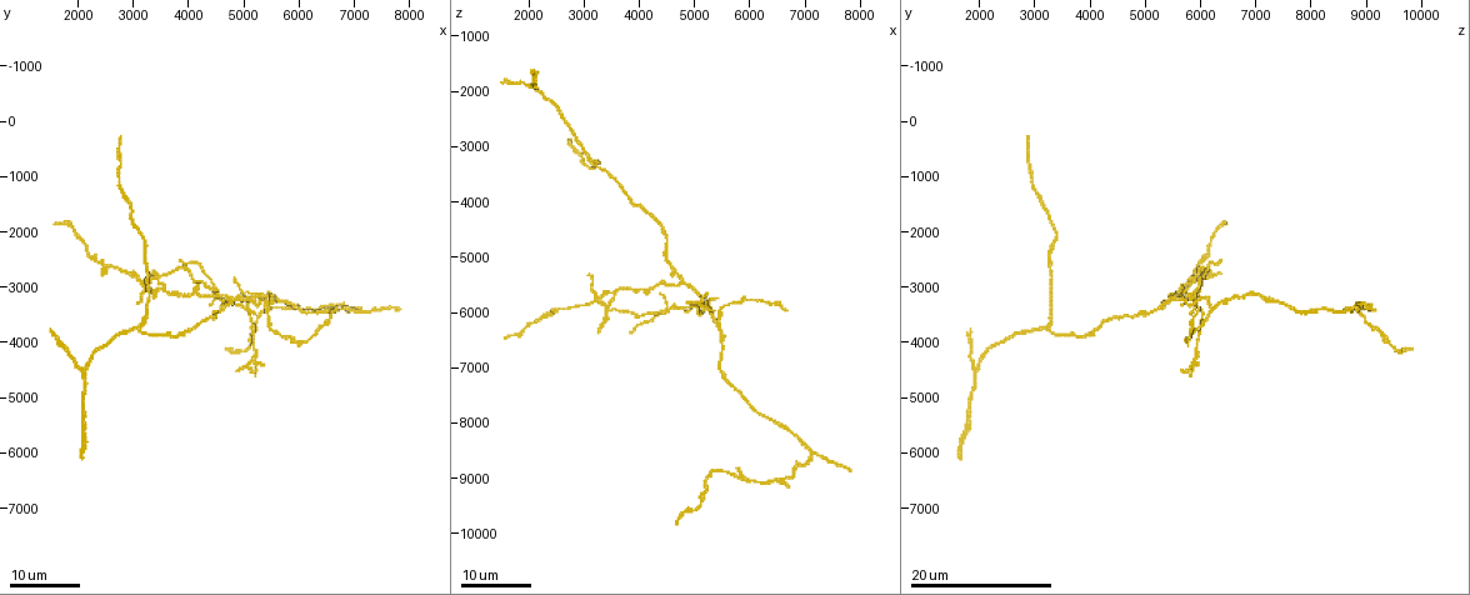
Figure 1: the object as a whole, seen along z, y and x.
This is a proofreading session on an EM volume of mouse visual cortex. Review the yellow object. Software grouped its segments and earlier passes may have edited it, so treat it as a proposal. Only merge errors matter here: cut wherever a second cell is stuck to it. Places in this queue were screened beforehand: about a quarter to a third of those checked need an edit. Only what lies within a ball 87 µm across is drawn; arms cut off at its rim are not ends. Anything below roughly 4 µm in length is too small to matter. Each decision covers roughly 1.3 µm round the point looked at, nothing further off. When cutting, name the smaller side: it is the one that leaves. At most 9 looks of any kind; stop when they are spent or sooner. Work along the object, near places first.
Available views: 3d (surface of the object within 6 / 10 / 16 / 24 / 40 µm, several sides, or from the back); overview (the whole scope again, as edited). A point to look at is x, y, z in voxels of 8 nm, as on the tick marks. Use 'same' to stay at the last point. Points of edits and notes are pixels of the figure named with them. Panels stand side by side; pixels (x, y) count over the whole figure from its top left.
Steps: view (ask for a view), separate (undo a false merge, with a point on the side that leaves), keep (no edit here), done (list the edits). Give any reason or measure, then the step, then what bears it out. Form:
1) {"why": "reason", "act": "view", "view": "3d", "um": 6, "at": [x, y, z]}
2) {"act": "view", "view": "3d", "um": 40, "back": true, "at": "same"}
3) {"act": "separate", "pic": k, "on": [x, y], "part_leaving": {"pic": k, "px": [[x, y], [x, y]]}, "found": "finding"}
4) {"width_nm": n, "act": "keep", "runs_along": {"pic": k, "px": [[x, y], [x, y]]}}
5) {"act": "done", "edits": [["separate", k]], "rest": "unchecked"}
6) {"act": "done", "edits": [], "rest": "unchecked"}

{"why": "arms part here", "act": "view", "view": "3d", "um": 24, "at": [2050, 4550, 1950]}

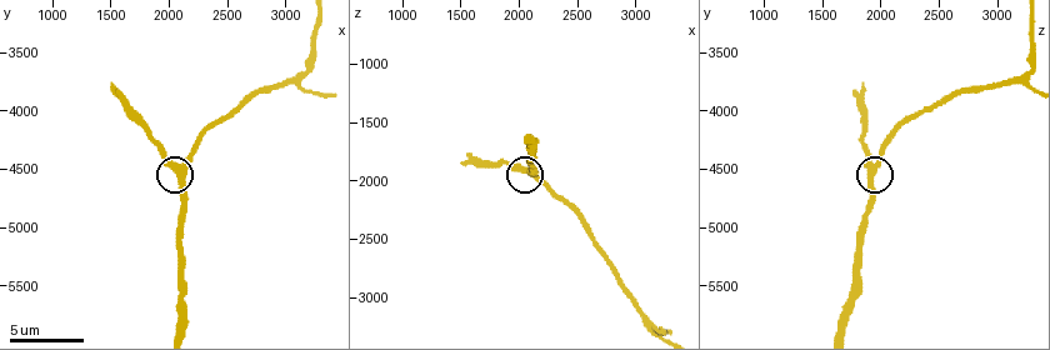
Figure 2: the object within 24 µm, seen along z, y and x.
{"why": "zoom in", "act": "view", "view": "3d", "um": 10, "at": [2040, 4500, 1920]}

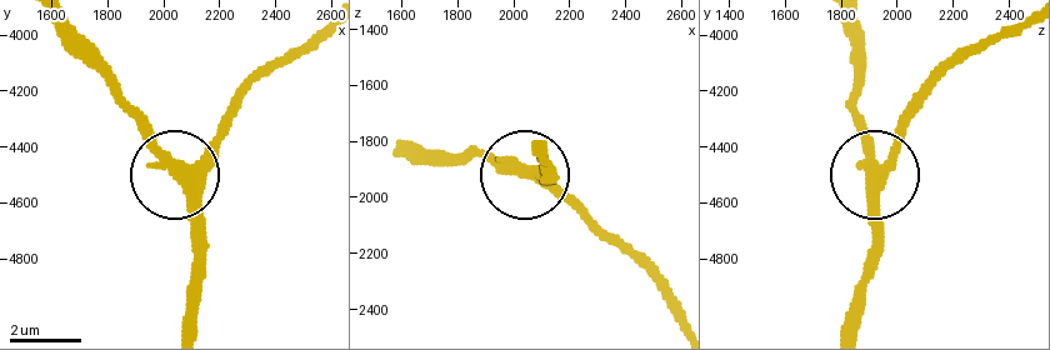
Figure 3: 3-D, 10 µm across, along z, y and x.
{"act": "keep", "runs_along": {"pic": 3, "px": [[1023, 25], [960, 55], [924, 91], [879, 165], [853, 103]]}, "found": "continuous, no second cell"}

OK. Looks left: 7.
{"why": "three arms meet", "act": "view", "view": "3d", "um": 10, "at": [3120, 3700, 3240]}

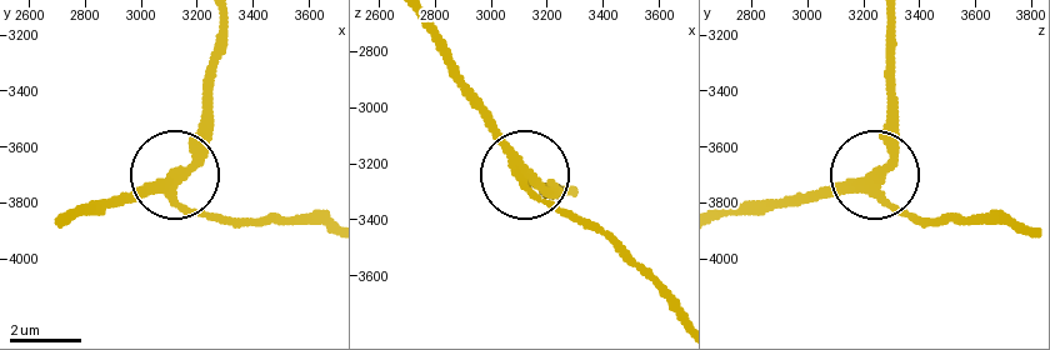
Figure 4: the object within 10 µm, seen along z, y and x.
{"arms": 3, "act": "keep", "runs_along": {"pic": 4, "px": [[1020, 225], [928, 225], [895, 208], [876, 175], [790, 199]]}, "found": "continuous, no second cell"}

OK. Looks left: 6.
{"why": "a narrow waist", "act": "view", "view": "3d", "um": 16, "at": [2750, 1100, 3000]}

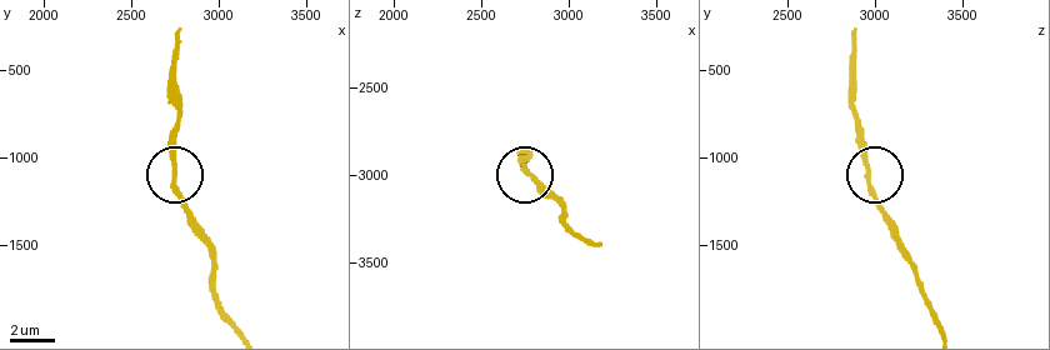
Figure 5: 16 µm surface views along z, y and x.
{"act": "view", "view": "3d", "um": 6, "at": [2760, 1100, 2960]}

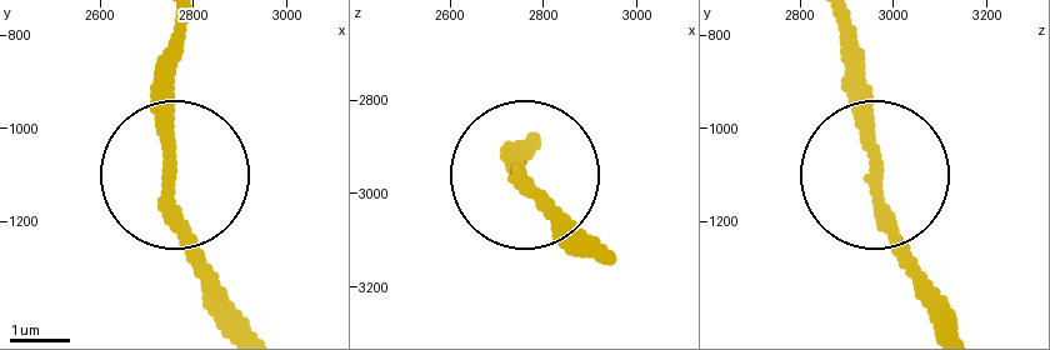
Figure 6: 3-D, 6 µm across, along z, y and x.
{"act": "keep", "runs_along": {"pic": 6, "px": [[234, 323], [169, 174], [179, 24]]}, "found": "all the same cell"}

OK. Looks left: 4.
{"why": "small branch off a trunk", "act": "view", "view": "3d", "um": 24, "at": [5400, 3400, 6250]}

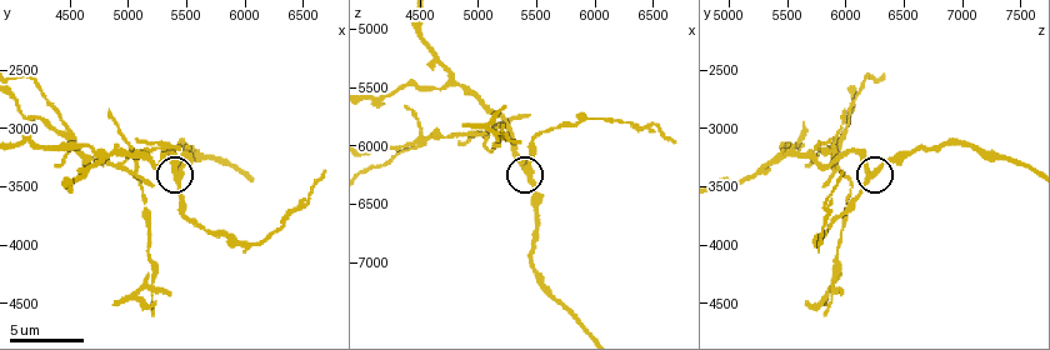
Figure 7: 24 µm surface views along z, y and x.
{"why": "closer look", "act": "view", "view": "3d", "um": 10, "at": [5440, 3400, 6240]}

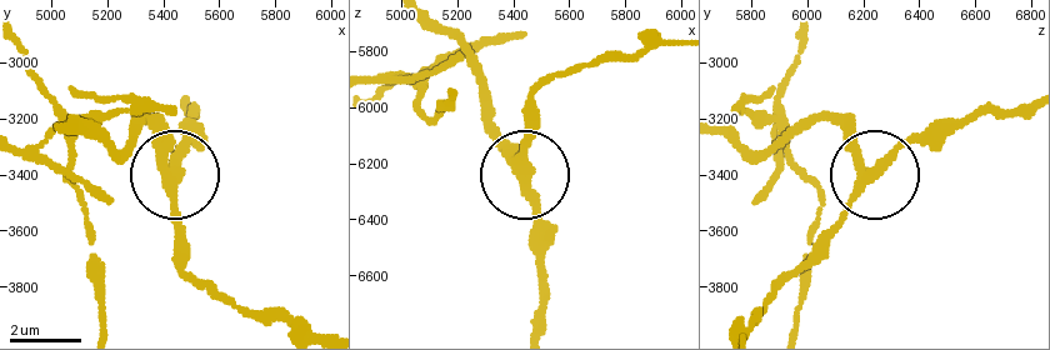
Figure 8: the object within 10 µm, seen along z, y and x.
{"arms": 3, "act": "keep", "runs_along": {"pic": 8, "px": [[470, 56], [520, 168], [524, 101]]}, "found": "one cell here"}

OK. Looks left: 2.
{"act": "done", "edits": [], "rest": "unchecked"}

